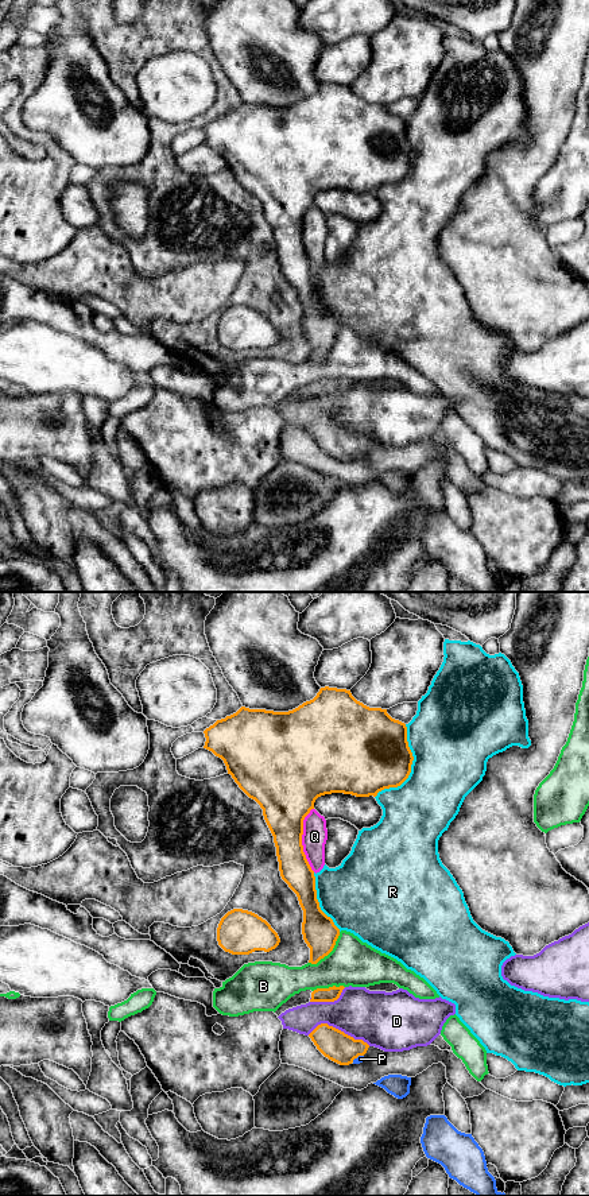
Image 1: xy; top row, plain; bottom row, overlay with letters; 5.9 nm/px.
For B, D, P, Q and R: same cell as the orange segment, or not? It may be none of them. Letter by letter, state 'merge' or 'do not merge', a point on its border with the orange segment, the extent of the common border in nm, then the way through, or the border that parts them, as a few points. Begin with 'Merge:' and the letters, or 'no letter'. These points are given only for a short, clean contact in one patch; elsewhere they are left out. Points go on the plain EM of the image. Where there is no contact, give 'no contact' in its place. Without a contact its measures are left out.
Merge: P
B: do not merge; contact xy (329, 348); length 260 nm
D: do not merge; contact xy (337, 425); length 380 nm
P: merge; contact xy (357, 452); length 80 nm; way xy (336, 441), (352, 446), (357, 452), (360, 455)
Q: do not merge; contact xy (301, 236); length 380 nm
R: do not merge; contact xy (410, 163); length 480 nm

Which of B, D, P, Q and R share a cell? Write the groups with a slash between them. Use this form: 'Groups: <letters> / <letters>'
Groups: B / D / P / Q / R

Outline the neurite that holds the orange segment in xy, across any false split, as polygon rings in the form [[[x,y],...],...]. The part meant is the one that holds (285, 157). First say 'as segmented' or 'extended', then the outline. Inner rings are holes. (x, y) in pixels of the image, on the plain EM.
as segmented; [[[325,82],[313,96],[288,108],[241,102],[236,109],[217,116],[204,129],[206,133],[204,144],[224,156],[228,170],[239,183],[263,205],[264,216],[274,232],[280,272],[297,290],[303,306],[302,330],[310,344],[309,359],[317,360],[333,347],[340,325],[319,303],[314,267],[302,241],[303,216],[321,191],[344,189],[376,193],[384,185],[400,182],[408,174],[414,156],[407,138],[407,123],[392,115],[387,105],[369,104],[357,97],[350,86]]]

